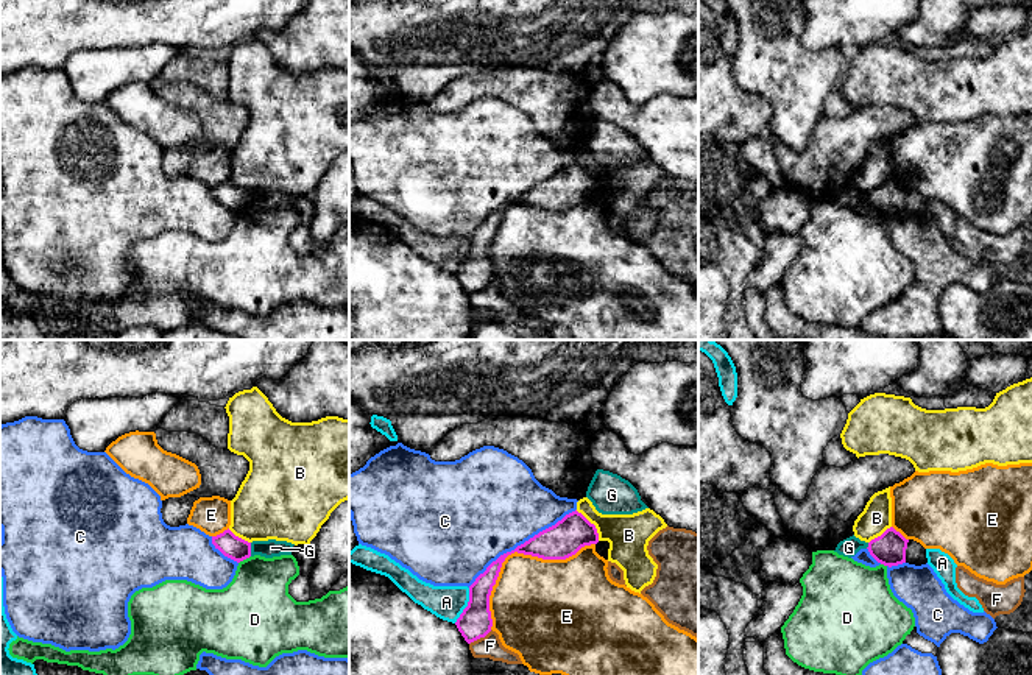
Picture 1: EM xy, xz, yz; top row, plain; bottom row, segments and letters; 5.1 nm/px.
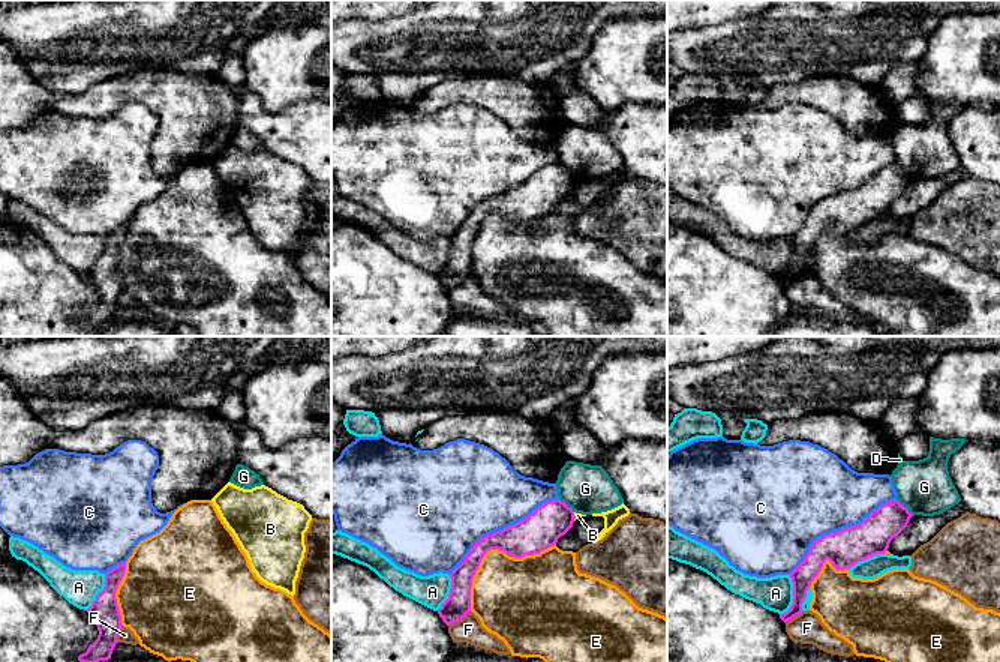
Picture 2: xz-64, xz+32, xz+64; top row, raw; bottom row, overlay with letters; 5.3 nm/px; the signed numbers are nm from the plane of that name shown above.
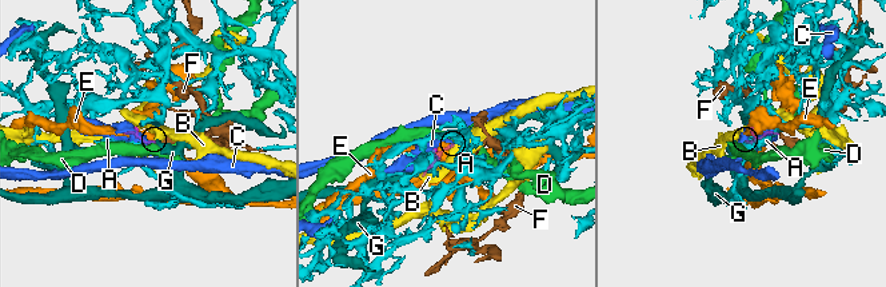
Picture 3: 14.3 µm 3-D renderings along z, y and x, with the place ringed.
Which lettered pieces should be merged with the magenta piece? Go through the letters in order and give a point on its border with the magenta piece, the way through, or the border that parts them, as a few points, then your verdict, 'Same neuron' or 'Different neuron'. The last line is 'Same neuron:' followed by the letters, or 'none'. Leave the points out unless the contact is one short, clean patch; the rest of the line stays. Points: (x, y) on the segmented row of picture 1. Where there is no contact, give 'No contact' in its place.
A: Touches magenta at xz (468, 605). Different neuron
B: Touches magenta at xz (593, 524). Boundary: xz (576, 510), (594, 526), (599, 540). Different neuron
C: Touches magenta at xz (521, 544). Different neuron
D: Touches magenta at xy (243, 558). Boundary: xy (250, 555), (239, 563). Different neuron
E: Touches magenta at xz (515, 551). Different neuron
F: Touches magenta at xz (480, 636). Boundary: xz (491, 630), (470, 644). Different neuron
G: Touches magenta at xy (250, 549). Boundary: xy (250, 543), (251, 555). Different neuron
Same neuron: none

